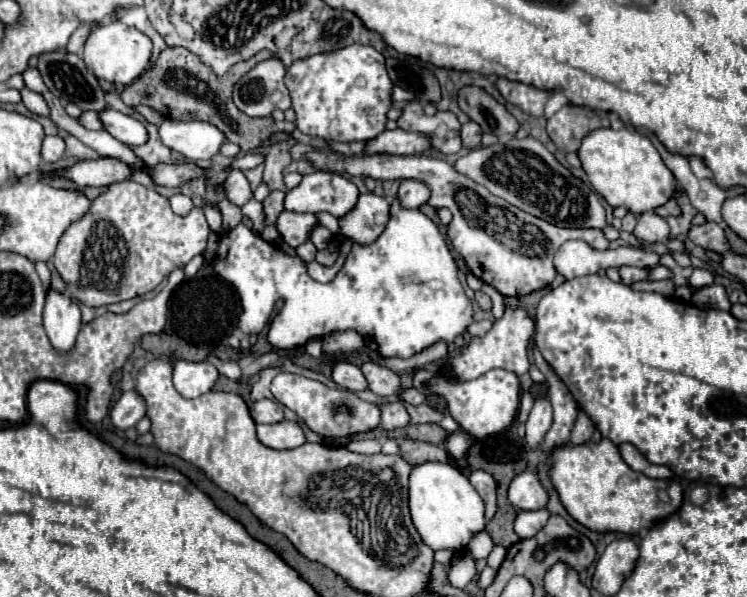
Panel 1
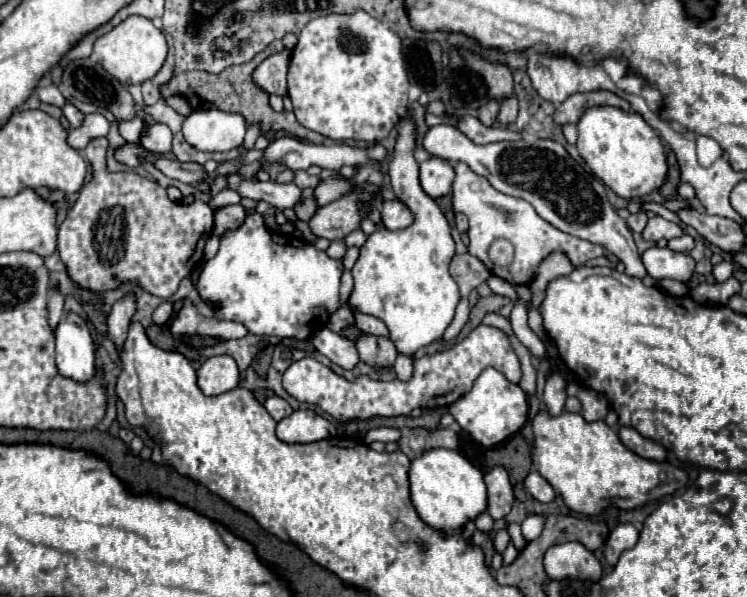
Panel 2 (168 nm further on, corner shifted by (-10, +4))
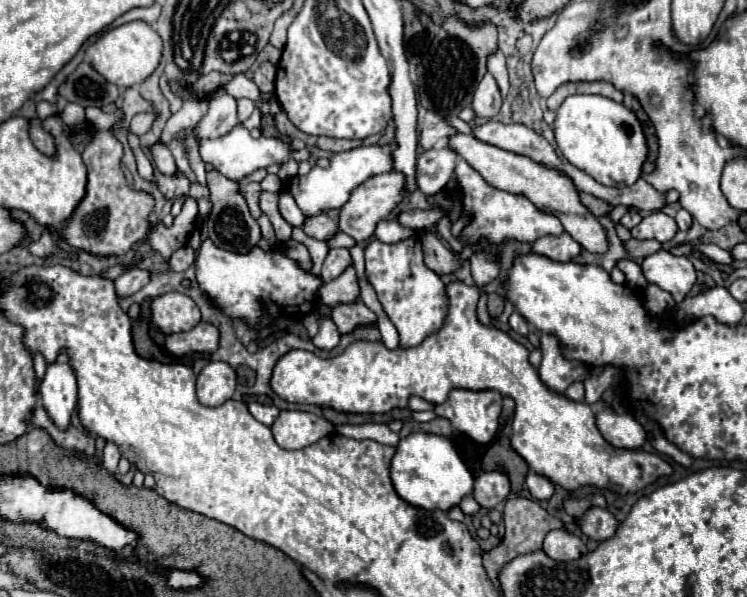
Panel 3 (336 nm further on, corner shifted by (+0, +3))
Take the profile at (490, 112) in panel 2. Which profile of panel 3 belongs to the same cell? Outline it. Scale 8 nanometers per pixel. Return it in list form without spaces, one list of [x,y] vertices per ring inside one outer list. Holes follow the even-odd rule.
[[[487,72],[475,90],[475,98],[473,98],[475,116],[493,118],[495,114],[499,114],[501,102],[503,100],[501,100],[501,94],[497,90],[497,84],[493,82],[493,76]]]

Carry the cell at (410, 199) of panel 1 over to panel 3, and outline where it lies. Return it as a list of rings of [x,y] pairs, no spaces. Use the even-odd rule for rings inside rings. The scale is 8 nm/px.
[[[431,148],[417,158],[415,182],[425,196],[437,194],[453,174],[457,154],[451,148]]]

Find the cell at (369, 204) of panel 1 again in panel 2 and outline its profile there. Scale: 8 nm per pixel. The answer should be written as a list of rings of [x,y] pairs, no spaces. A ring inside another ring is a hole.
[[[385,201],[383,203],[383,225],[391,231],[405,229],[413,223],[413,213],[401,201]]]

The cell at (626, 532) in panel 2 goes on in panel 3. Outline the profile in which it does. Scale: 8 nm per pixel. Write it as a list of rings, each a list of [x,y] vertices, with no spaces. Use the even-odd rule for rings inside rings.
[[[589,508],[589,512],[581,520],[581,532],[595,542],[605,542],[613,538],[613,534],[617,532],[617,526],[619,526],[619,520],[603,508]]]

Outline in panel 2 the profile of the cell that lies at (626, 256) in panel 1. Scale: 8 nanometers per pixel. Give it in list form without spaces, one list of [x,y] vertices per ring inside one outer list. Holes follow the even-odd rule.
[[[649,247],[643,253],[643,265],[645,265],[647,273],[657,281],[675,279],[681,283],[689,283],[693,277],[693,271],[695,271],[695,261],[689,255],[671,251],[667,247],[663,247],[663,249]]]

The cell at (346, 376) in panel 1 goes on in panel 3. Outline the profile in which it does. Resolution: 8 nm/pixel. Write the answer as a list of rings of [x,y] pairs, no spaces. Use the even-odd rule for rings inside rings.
[[[323,318],[321,320],[321,328],[317,332],[317,336],[313,338],[313,344],[319,348],[319,350],[333,350],[337,344],[339,344],[339,332],[337,332],[337,326],[333,324],[333,320],[329,318]]]

